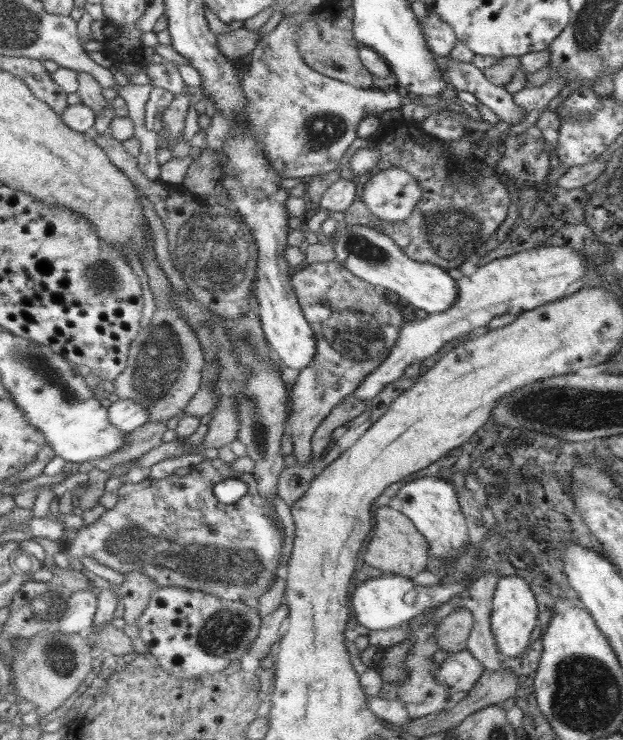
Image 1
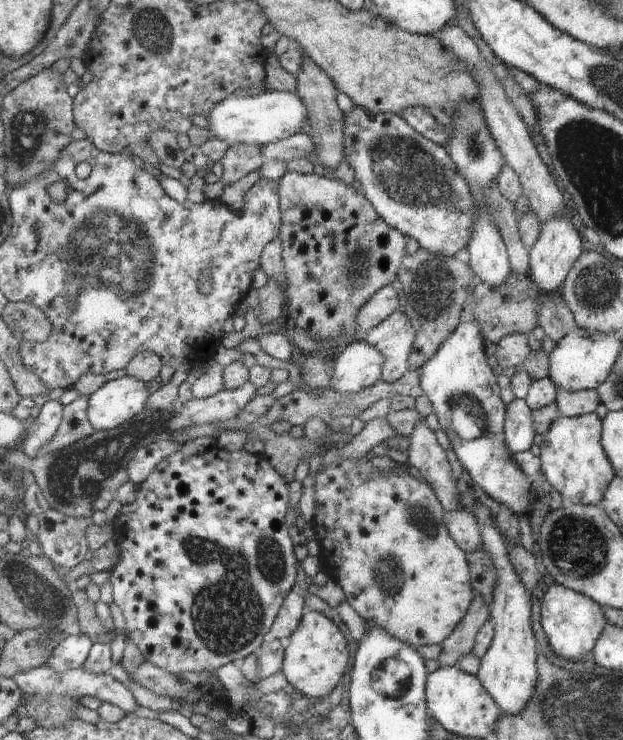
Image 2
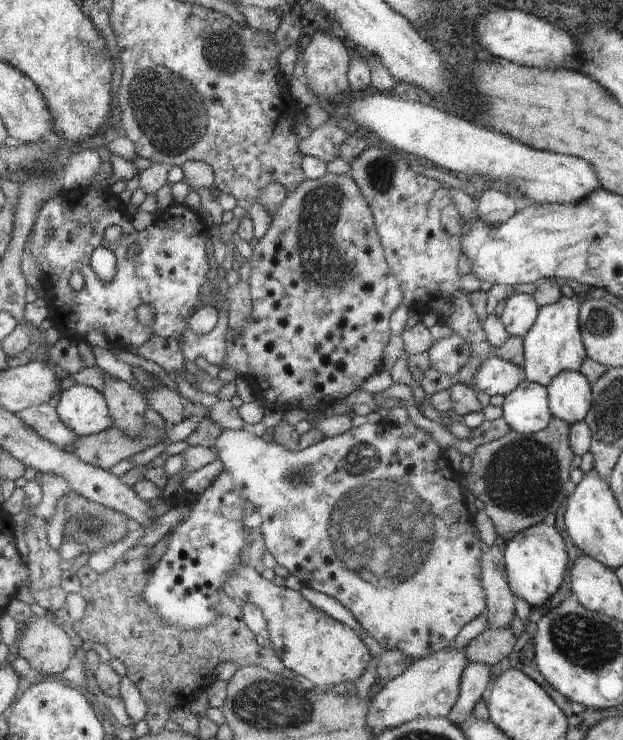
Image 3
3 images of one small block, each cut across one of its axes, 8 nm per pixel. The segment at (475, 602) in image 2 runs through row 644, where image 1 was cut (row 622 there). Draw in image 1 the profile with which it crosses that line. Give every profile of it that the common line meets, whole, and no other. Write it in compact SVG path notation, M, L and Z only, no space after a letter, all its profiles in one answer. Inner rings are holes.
M457 608L442 619L433 632L440 655L465 650L472 627L473 614L466 608Z

